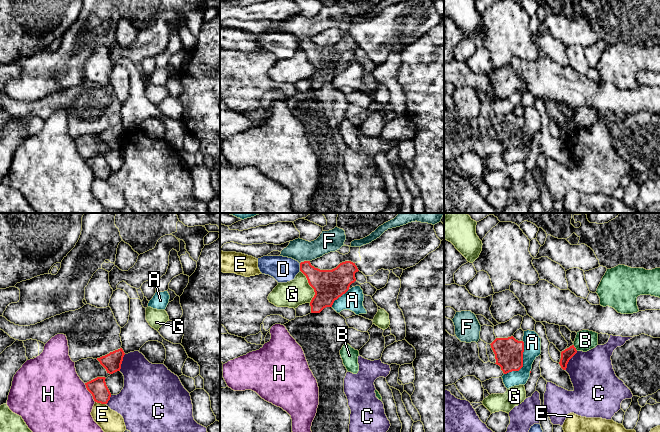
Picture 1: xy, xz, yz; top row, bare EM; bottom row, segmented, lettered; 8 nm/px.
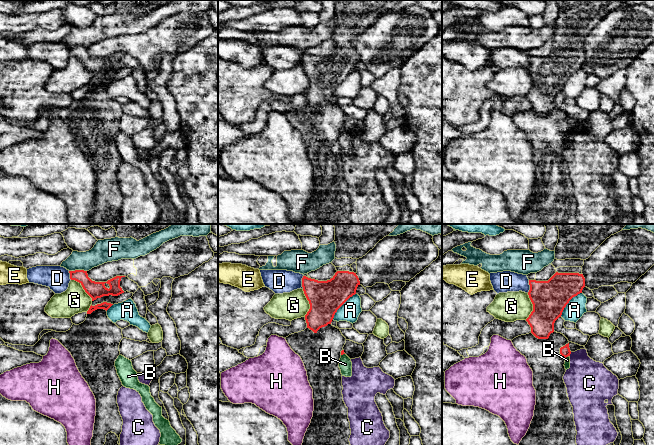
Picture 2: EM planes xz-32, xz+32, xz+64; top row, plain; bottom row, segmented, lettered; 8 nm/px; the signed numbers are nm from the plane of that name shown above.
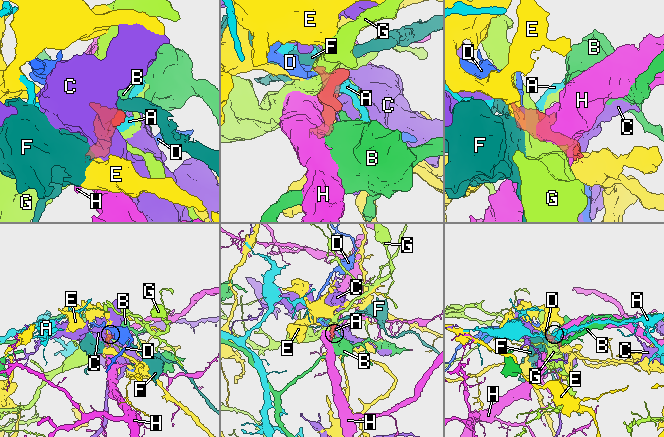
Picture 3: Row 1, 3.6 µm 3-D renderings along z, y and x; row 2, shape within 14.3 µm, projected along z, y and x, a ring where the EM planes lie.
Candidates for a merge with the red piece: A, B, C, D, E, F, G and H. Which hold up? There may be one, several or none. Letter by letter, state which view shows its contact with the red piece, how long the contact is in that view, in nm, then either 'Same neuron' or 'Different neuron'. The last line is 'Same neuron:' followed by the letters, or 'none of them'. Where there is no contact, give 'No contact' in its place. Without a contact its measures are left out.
A: Touches red in yz. Shared border 320 nm. Different neuron
B: Touches red in yz. Shared border 60 nm. Different neuron
C: Touches red in yz. Shared border 190 nm. Different neuron
D: Touches red in xz. Shared border 60 nm. Different neuron
E: Touches red in xy. Shared border 90 nm. Different neuron
F: Touches red in xz. Shared border 80 nm. Different neuron
G: Touches red in xz. Shared border 280 nm. Different neuron
H: Touches red in xy. Shared border 180 nm. Different neuron
Same neuron: none of them

